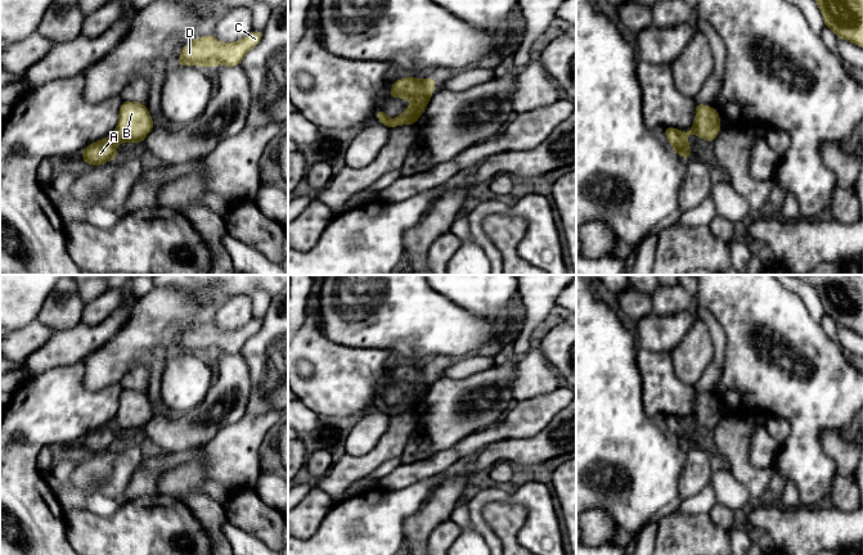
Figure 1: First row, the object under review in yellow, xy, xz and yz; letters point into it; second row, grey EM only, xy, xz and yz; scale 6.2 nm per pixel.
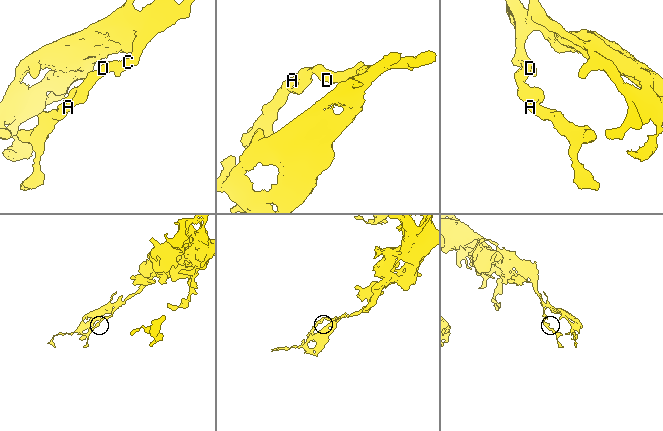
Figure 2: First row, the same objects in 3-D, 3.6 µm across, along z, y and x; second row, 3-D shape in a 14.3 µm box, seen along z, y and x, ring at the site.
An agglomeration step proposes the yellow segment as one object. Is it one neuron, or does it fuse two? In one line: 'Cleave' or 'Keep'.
Keep

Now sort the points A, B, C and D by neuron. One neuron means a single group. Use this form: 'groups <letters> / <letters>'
groups A B C D

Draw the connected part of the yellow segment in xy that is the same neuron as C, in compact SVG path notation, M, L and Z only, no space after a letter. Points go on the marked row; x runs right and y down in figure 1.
M252 31L247 37L235 42L220 42L213 35L202 36L185 45L176 66L212 66L234 67L241 63L244 55L262 39L264 31Z

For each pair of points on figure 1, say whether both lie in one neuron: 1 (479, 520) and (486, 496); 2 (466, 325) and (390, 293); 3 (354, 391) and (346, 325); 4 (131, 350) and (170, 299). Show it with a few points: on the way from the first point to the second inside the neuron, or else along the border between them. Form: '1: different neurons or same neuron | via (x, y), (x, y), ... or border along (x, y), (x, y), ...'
1: same neuron | via (477, 514), (477, 505), (480, 502)
2: same neuron | via (446, 325), (419, 323), (409, 312)
3: different neurons | border along (322, 332), (329, 339), (351, 347), (378, 348)
4: same neuron | via (144, 337), (166, 312)

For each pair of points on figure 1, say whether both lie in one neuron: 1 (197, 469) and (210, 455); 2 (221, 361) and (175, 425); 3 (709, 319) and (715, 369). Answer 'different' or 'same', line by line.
1: different
2: same
3: same

